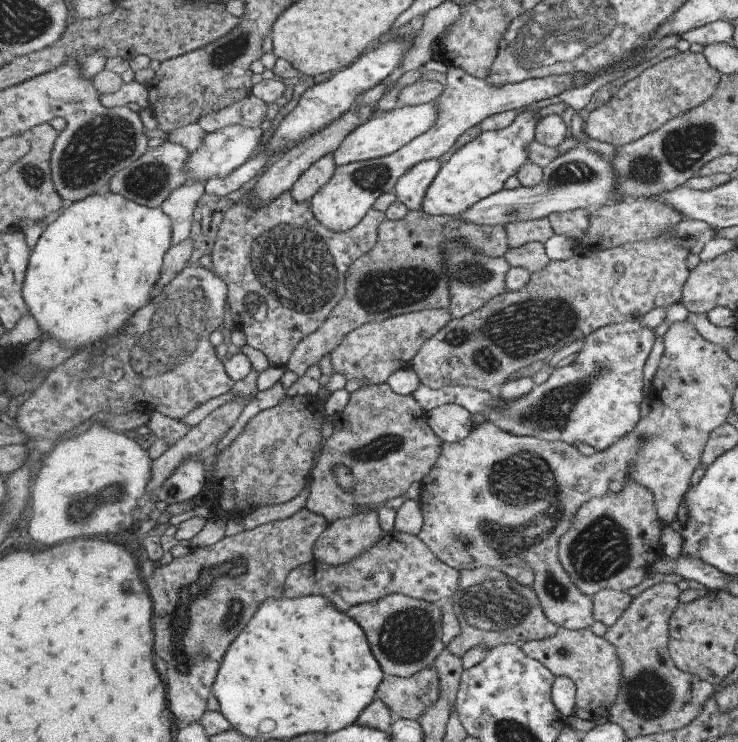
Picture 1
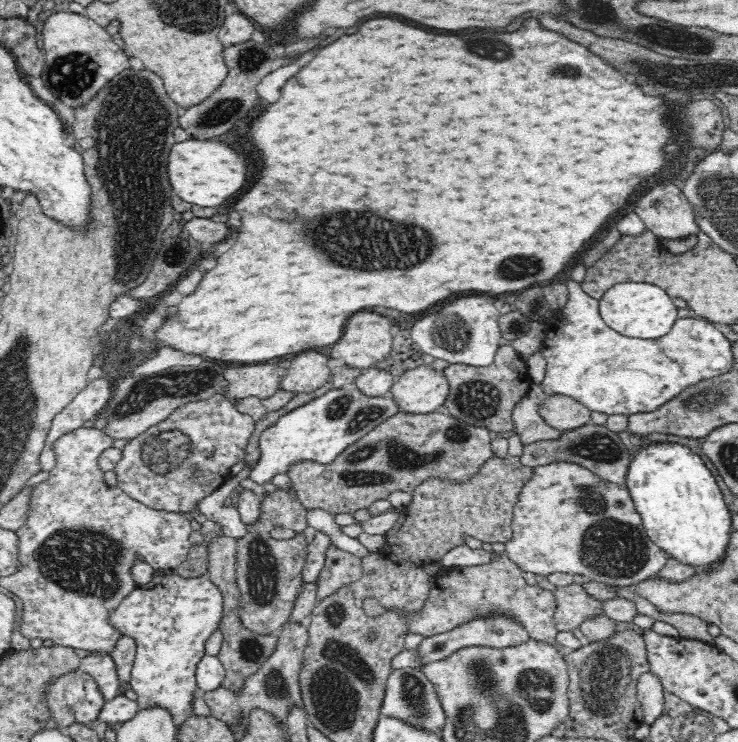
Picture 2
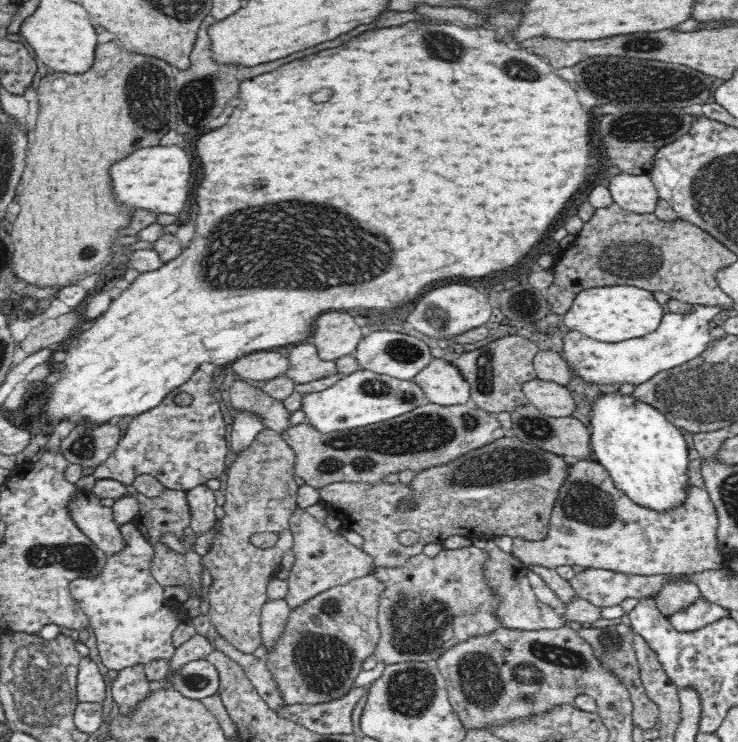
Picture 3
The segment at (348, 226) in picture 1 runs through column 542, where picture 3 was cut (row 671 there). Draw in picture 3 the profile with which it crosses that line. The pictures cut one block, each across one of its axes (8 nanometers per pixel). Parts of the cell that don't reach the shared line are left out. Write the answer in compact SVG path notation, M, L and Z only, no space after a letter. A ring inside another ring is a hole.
M90 656L81 658L79 662L77 695L79 702L87 703L101 703L106 696L106 682Z

